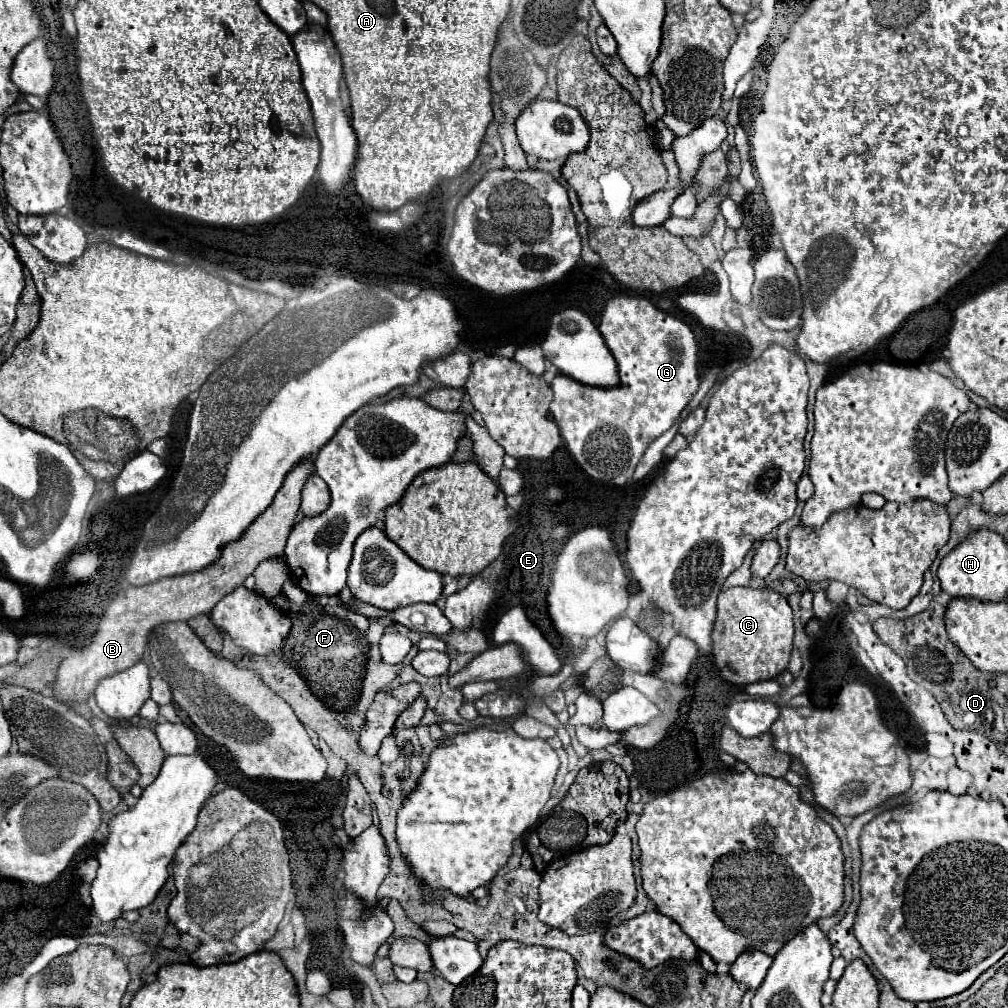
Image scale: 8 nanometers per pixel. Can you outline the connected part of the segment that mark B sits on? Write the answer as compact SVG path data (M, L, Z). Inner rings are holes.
M306 457L286 475L272 505L250 525L250 531L246 531L238 543L224 547L222 557L214 567L206 567L206 571L198 571L198 575L182 575L182 579L160 579L146 587L122 589L106 607L104 619L100 621L92 641L82 649L74 649L62 661L52 685L54 699L68 707L72 707L72 703L86 703L102 679L132 667L144 657L148 637L156 627L172 621L188 621L198 615L210 615L214 605L224 599L224 595L238 589L262 561L280 557L300 509L302 487L310 475L314 475L314 461L312 457Z

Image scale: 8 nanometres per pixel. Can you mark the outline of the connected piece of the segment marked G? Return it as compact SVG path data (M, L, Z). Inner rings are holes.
M614 297L602 311L602 319L598 325L606 347L612 351L620 383L616 387L592 387L584 385L572 377L558 373L552 381L554 399L550 403L552 419L556 421L562 439L566 441L570 453L578 461L578 465L596 481L610 485L626 485L632 479L632 473L644 455L646 447L658 439L664 431L668 431L682 411L688 407L692 397L700 387L700 371L698 371L698 343L694 333L680 319L660 311L644 297Z

